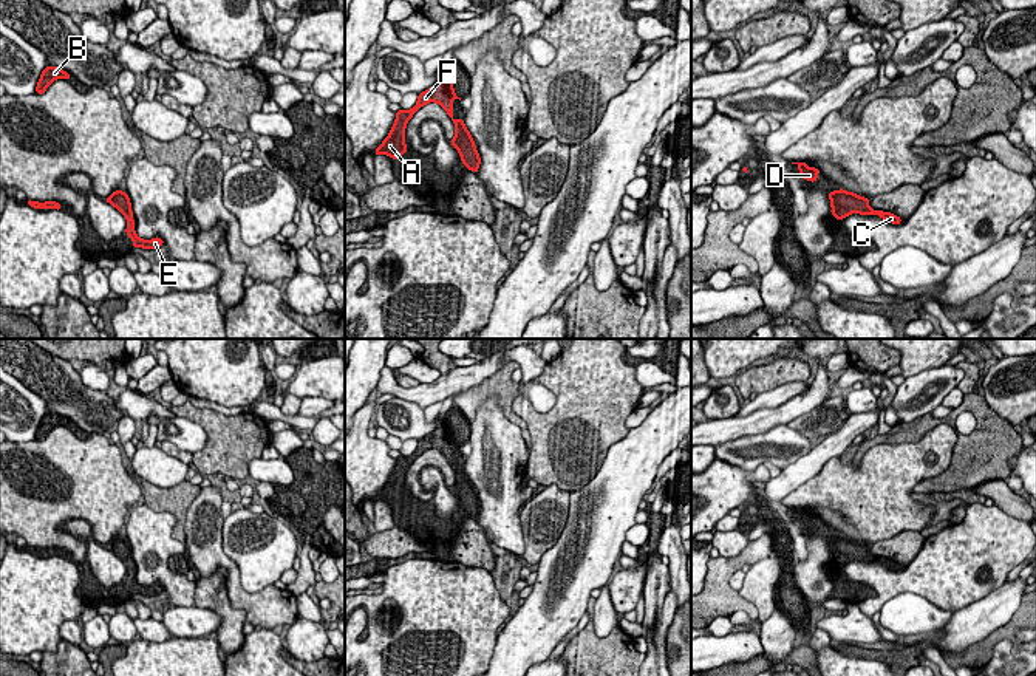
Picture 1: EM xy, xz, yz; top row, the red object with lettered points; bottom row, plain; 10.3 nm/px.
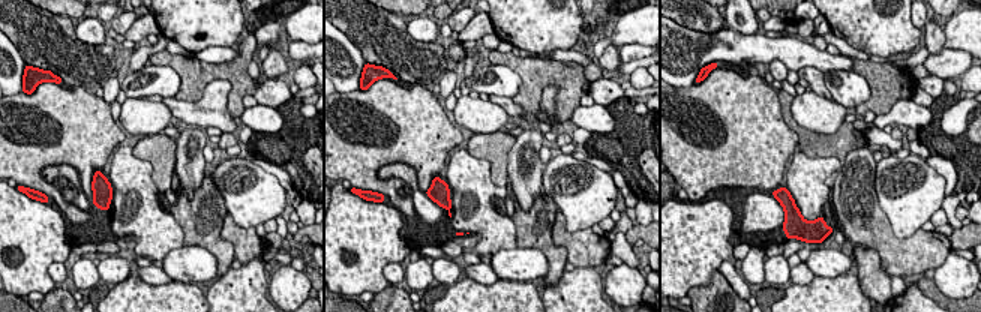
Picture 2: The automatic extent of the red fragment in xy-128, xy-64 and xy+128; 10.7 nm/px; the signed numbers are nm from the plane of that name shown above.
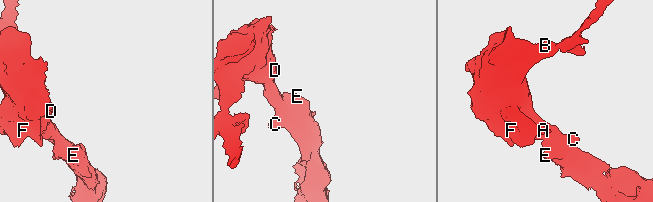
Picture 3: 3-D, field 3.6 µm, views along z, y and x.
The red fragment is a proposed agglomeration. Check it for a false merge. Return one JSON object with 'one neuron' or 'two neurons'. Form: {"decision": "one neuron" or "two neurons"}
{"decision": "one neuron"}

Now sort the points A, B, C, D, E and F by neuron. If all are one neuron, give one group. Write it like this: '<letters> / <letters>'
A B C D E F

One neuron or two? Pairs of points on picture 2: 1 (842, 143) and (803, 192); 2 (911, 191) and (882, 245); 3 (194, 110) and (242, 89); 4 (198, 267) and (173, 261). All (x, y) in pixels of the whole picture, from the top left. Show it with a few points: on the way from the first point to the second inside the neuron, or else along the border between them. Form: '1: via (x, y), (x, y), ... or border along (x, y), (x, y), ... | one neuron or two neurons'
1: border along (798, 149), (809, 156), (834, 156), (842, 165) | two neurons
2: border along (878, 194), (897, 237), (921, 228) | two neurons
3: border along (192, 101), (227, 80), (234, 117) | two neurons
4: via (192, 264), (179, 264) | one neuron

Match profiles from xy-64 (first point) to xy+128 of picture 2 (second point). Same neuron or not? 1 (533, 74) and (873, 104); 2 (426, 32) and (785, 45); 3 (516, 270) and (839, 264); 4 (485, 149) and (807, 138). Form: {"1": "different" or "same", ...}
{"1": "same", "2": "different", "3": "same", "4": "same"}

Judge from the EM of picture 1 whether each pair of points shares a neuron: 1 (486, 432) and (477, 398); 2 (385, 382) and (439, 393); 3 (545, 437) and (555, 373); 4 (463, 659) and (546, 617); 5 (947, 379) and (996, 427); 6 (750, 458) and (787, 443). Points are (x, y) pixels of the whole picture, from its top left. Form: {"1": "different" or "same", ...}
{"1": "different", "2": "same", "3": "same", "4": "different", "5": "different", "6": "same"}

